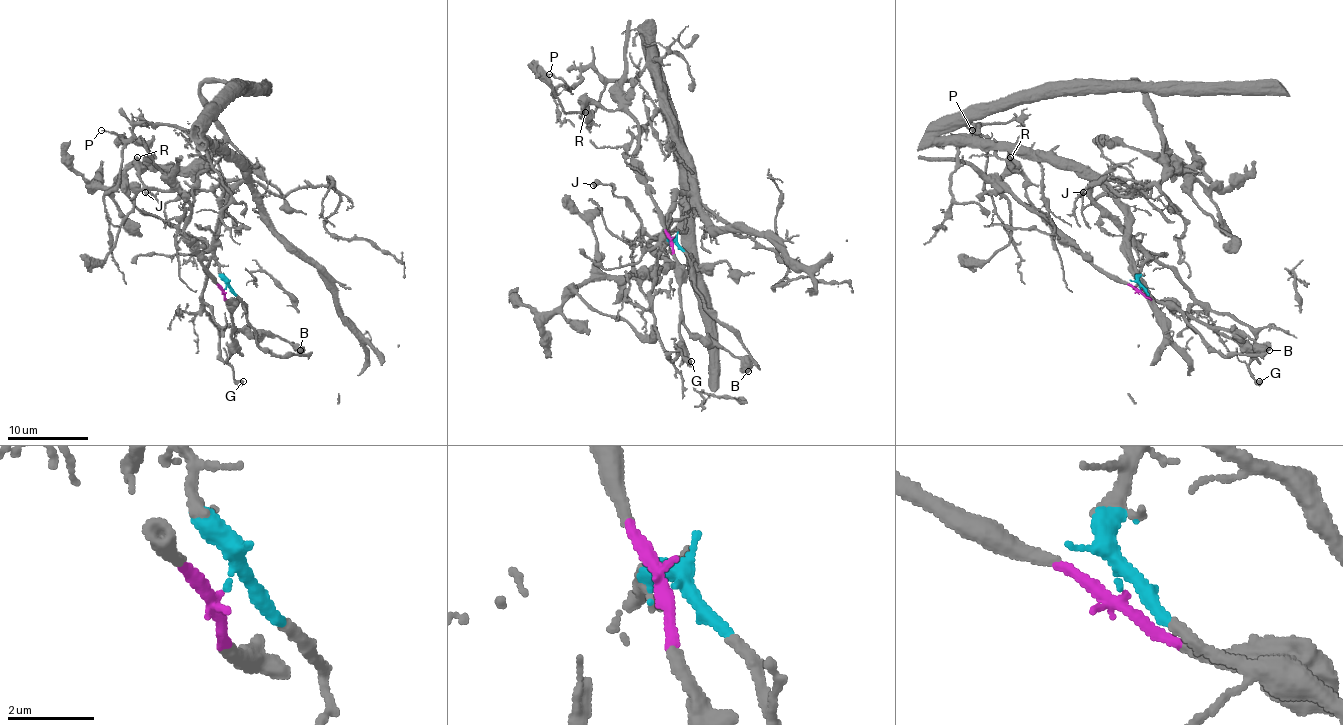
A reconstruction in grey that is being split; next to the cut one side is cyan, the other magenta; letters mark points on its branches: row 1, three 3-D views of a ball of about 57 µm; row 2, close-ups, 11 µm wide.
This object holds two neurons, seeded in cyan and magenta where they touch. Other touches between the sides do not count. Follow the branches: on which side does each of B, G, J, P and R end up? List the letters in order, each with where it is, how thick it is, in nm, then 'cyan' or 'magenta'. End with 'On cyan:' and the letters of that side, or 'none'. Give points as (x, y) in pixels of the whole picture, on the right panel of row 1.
B: place (1269, 350); calibre 650 nm; magenta
G: place (1259, 381); calibre 480 nm; cyan
J: place (1083, 192); calibre 480 nm; cyan
P: place (972, 130); calibre 140 nm; cyan
R: place (1010, 157); calibre 700 nm; magenta
On cyan: G, J, P

